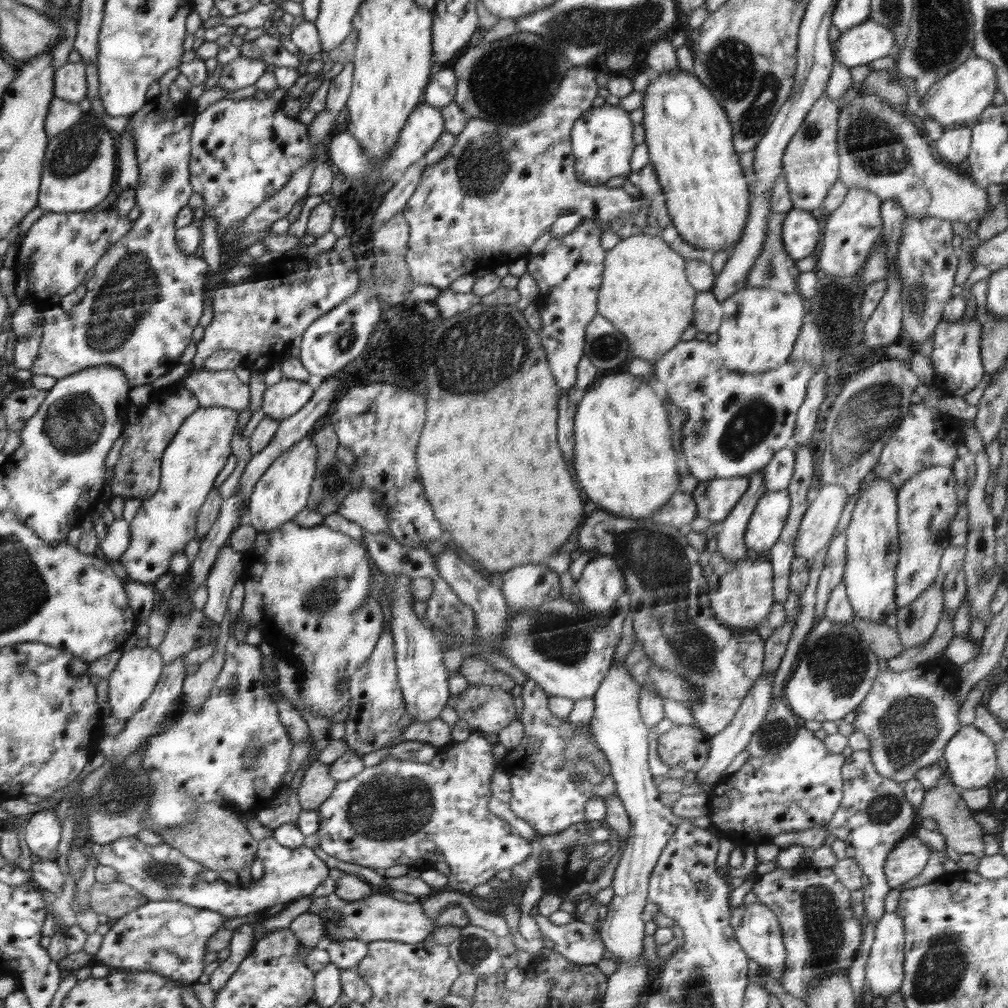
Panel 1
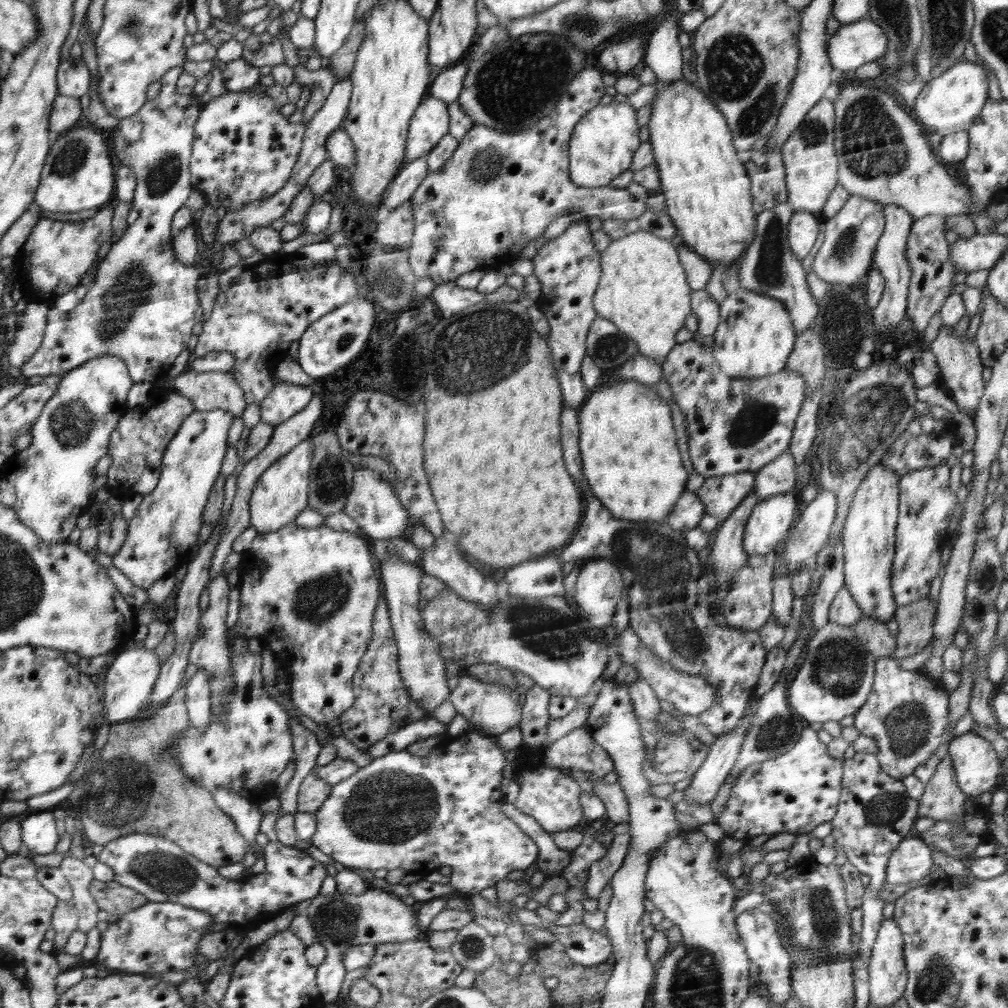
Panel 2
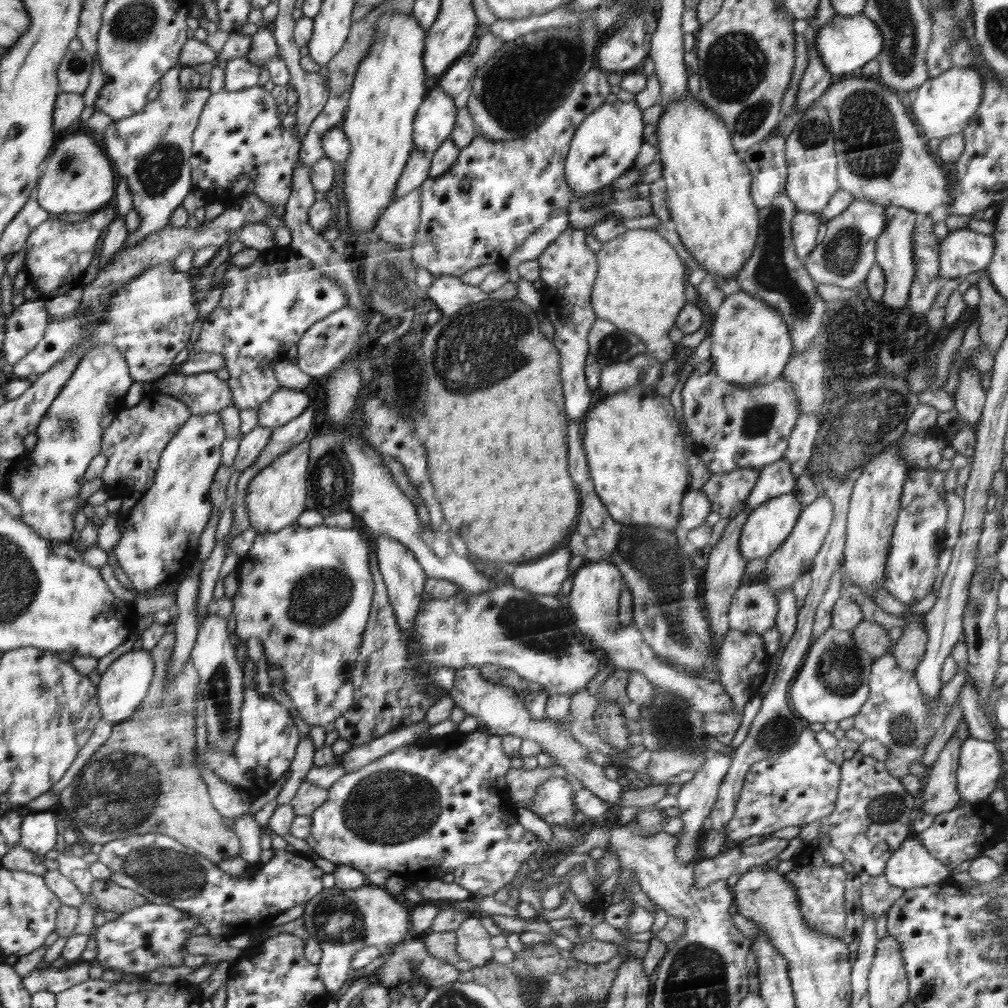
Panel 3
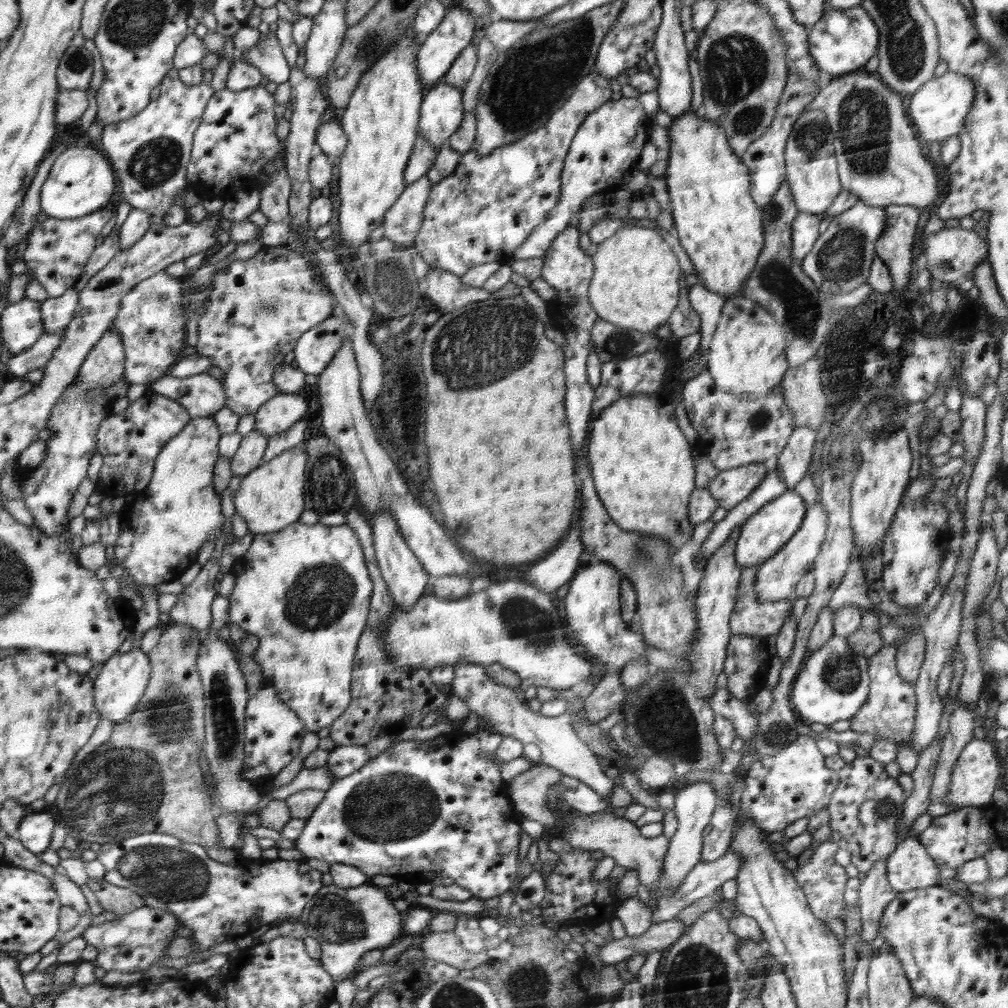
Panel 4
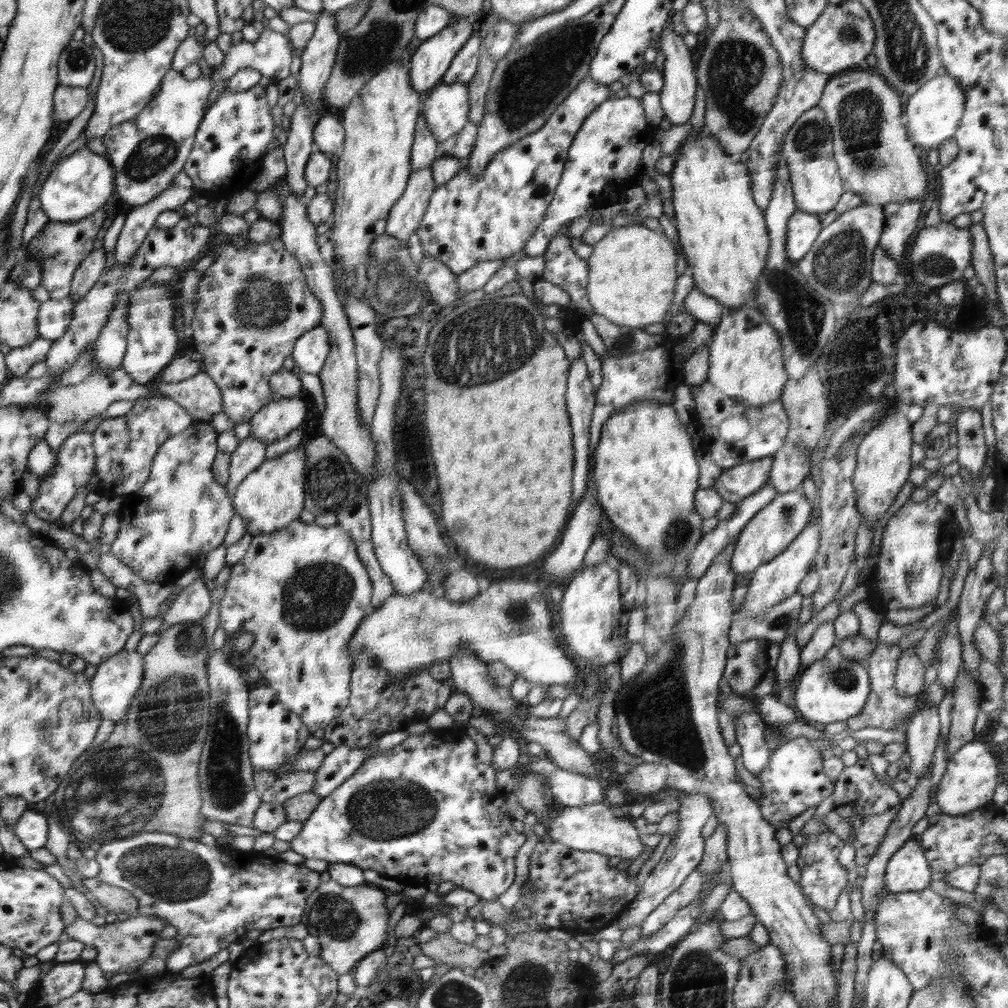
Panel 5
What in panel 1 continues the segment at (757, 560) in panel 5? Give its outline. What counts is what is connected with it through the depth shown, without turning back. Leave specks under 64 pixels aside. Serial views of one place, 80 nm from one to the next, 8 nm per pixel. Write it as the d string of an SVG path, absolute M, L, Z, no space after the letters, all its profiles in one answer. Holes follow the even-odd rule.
M787 489L768 491L758 499L744 535L748 549L768 554L784 528L790 505Z

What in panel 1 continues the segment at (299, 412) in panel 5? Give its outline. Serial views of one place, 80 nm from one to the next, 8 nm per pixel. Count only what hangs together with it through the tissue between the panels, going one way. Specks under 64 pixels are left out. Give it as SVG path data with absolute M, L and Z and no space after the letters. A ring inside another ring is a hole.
M282 378L266 388L262 410L266 417L284 420L296 414L314 395L315 388L306 381Z

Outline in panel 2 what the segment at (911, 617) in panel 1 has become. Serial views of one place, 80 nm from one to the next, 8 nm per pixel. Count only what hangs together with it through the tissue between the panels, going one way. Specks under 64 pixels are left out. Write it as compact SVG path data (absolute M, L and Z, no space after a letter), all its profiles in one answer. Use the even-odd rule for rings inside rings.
M928 597L897 608L893 617L899 627L894 652L897 661L910 658L928 646L934 633L932 630L934 615L936 615L936 601L931 602Z

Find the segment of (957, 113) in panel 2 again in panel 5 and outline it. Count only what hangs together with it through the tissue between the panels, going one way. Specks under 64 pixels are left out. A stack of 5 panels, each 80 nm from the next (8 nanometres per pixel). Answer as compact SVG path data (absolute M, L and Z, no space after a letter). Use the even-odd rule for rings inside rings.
M948 74L936 75L914 94L909 95L903 117L910 140L923 157L930 149L938 149L940 144L954 137L960 125L960 119L964 115L964 102L965 94L961 84Z

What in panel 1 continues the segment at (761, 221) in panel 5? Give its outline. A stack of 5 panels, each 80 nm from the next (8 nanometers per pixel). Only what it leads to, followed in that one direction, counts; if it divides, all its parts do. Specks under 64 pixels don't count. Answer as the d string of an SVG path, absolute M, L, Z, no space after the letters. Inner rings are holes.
M678 68L659 73L650 79L640 111L644 114L644 122L641 124L646 130L649 163L658 176L668 214L681 238L698 250L713 253L726 250L731 255L740 242L749 213L751 177L742 172L738 154L732 148L733 131L723 104L696 75Z

